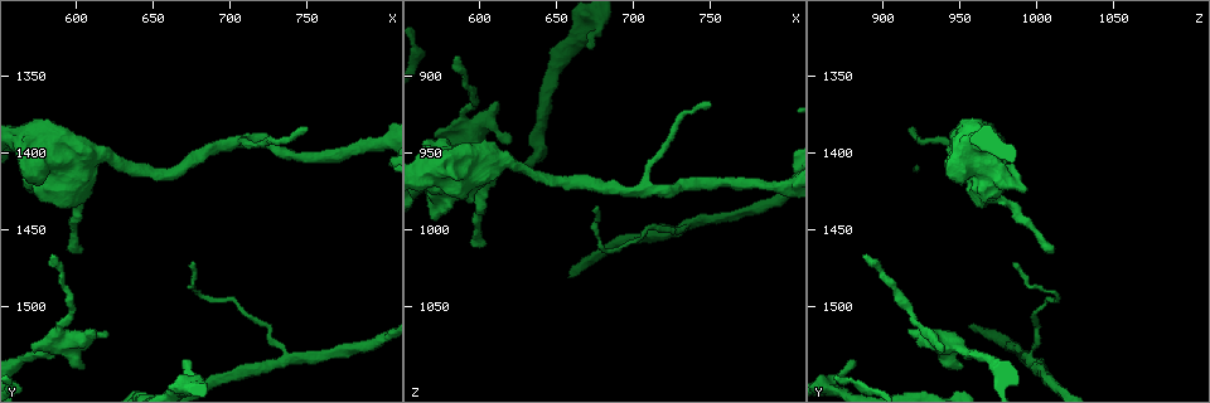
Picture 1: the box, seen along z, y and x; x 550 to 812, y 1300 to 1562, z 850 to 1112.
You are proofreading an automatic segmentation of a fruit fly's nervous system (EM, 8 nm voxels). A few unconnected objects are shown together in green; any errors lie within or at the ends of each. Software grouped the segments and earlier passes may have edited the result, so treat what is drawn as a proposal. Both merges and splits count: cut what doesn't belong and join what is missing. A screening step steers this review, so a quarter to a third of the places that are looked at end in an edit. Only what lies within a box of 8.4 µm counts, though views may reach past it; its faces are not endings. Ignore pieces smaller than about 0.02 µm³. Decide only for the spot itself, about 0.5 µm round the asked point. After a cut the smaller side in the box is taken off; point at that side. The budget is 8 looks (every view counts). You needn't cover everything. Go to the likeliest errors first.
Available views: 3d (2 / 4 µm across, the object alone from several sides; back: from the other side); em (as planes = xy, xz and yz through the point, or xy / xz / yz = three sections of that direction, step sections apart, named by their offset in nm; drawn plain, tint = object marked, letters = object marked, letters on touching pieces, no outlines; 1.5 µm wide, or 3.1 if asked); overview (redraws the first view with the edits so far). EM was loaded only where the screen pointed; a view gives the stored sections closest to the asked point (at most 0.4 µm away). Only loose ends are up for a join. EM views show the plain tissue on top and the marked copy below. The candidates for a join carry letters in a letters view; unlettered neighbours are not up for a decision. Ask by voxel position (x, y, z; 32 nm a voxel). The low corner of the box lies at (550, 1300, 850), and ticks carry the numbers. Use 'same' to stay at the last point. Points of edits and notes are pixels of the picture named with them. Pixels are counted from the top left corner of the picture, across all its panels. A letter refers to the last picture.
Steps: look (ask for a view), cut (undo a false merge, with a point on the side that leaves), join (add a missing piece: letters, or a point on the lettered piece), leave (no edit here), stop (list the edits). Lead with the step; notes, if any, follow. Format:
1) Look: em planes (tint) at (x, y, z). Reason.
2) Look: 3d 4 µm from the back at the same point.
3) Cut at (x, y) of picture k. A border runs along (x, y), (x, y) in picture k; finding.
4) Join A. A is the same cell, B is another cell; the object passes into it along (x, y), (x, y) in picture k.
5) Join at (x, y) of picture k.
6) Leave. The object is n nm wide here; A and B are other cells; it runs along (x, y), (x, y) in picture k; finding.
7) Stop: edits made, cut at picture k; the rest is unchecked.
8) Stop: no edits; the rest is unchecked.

Look: em planes (letters) at (674, 1534, 880).

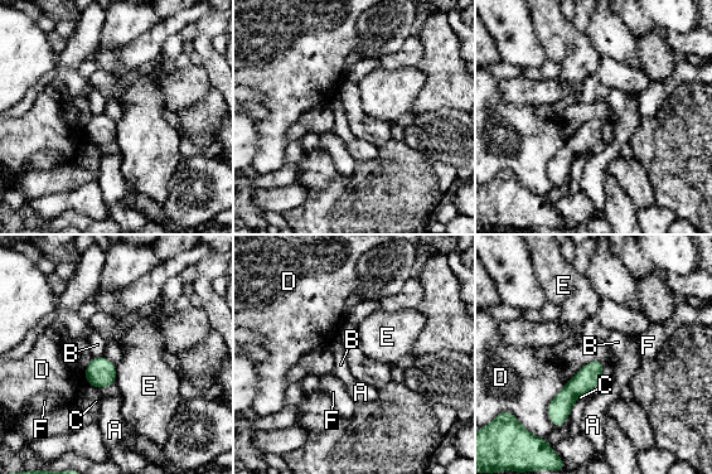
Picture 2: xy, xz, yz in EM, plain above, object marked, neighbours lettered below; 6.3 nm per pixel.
Leave. The longest contact is with D, 300 nm; A, B, C, D, E and F are other cells; a border runs along (102, 354), (92, 357) in picture 2; no lettered piece goes on from it.

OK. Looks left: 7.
Look: em planes (letters) at (610, 1516, 916). Free end.

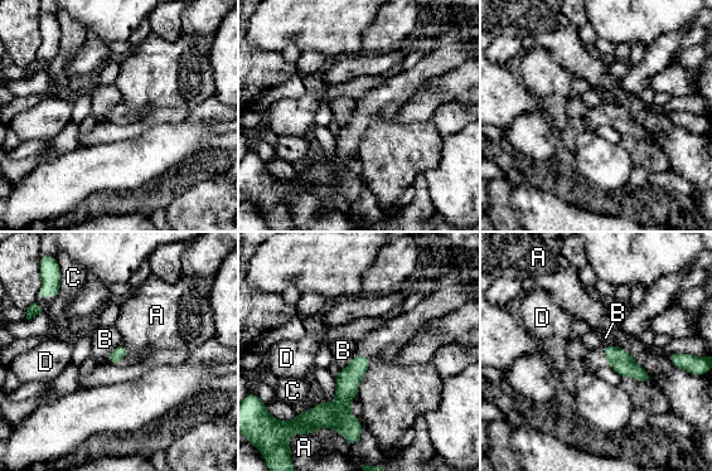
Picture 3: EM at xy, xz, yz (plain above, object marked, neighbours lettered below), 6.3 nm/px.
Leave. A, B, C and D are other cells; a border runs along (121, 343), (109, 354), (106, 362) in picture 3; no lettered piece goes on from it.

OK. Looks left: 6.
Look: 3d 2 µm at (750, 1384, 918). Free end.

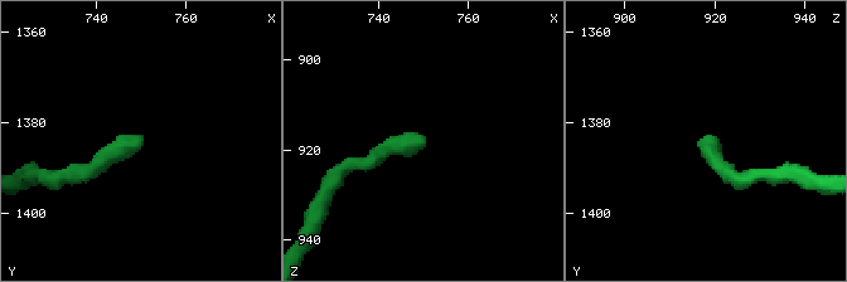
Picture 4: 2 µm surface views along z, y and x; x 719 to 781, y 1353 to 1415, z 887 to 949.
Look: em planes (tint) at (750, 1385, 917).

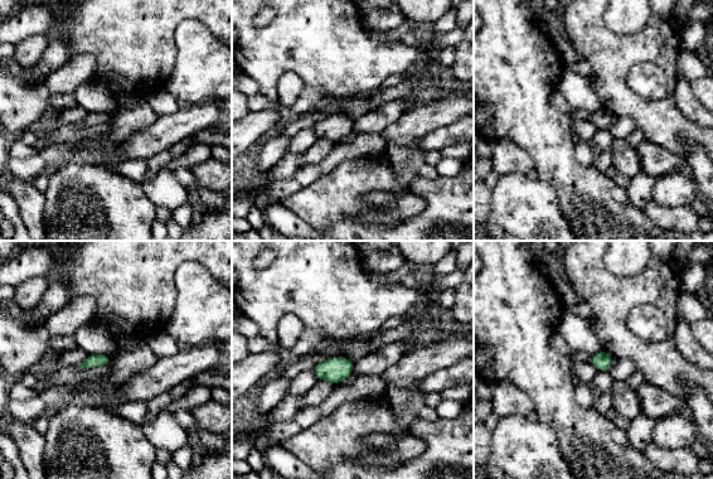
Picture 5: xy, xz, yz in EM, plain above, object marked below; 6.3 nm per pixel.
Look: em planes (letters) at the same point.

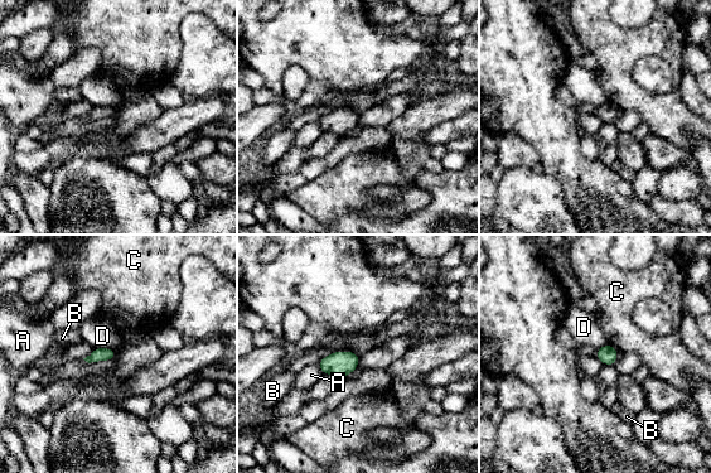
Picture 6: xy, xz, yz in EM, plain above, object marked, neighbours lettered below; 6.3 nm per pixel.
Leave. A, B, C and D are other cells; a border runs along (93, 347), (110, 347), (115, 350) in picture 6; none of them fits.

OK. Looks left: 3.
Look: em planes (letters) at (584, 1466, 888). Branch stops here.

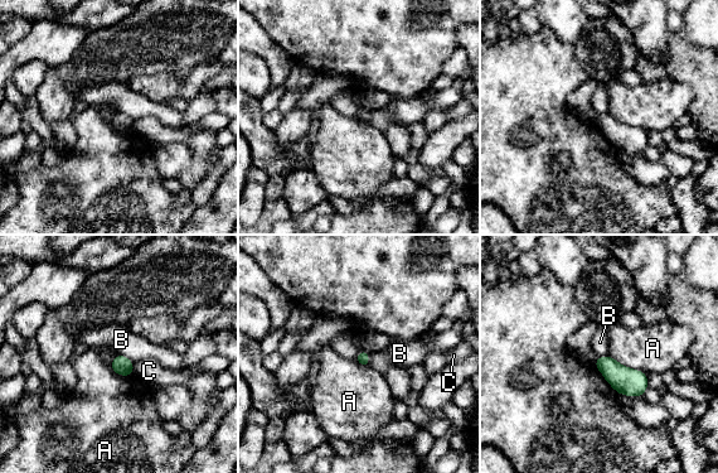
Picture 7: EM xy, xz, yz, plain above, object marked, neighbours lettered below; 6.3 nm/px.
Leave. The object is 80 nm wide here; A, B and C are other cells; a border runs along (116, 353), (121, 353), (134, 362) in picture 7; no lettered piece goes on from it.

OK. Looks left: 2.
Stop: no edits; the rest is unchecked.

